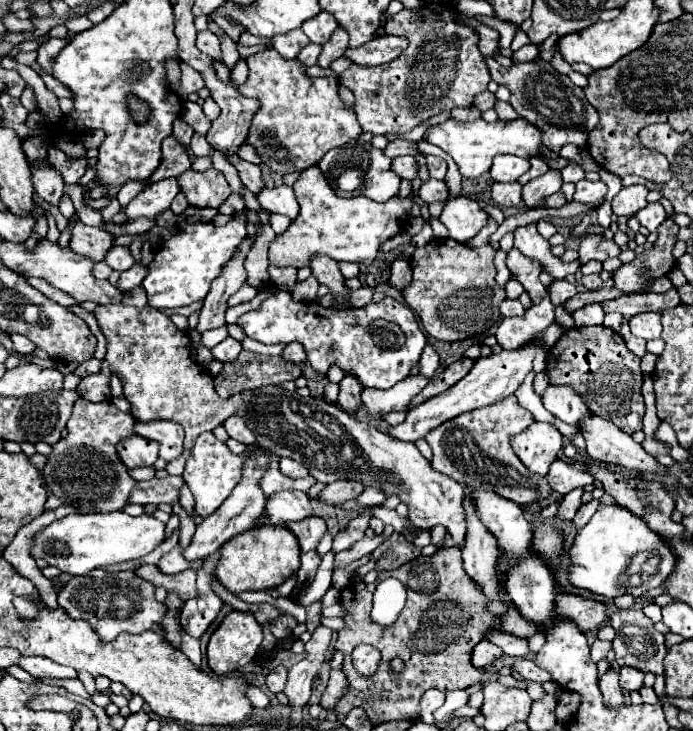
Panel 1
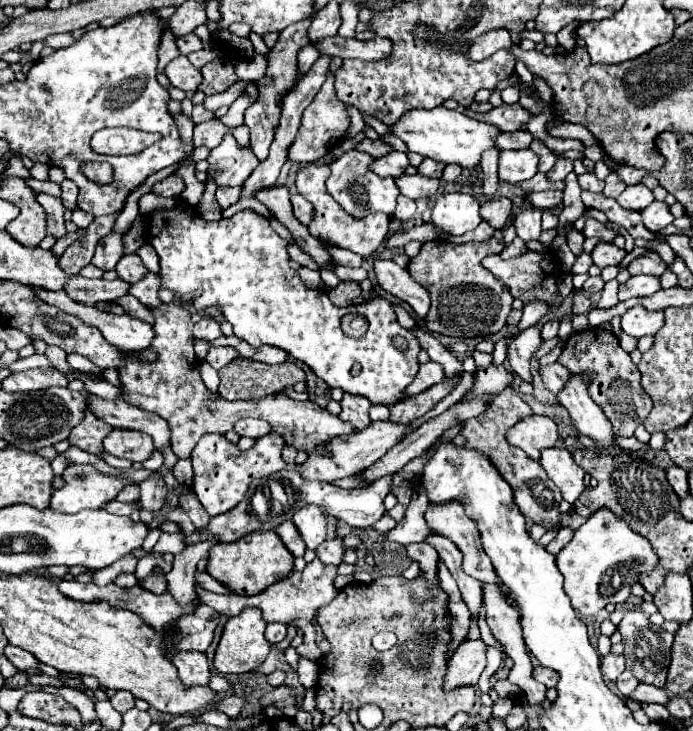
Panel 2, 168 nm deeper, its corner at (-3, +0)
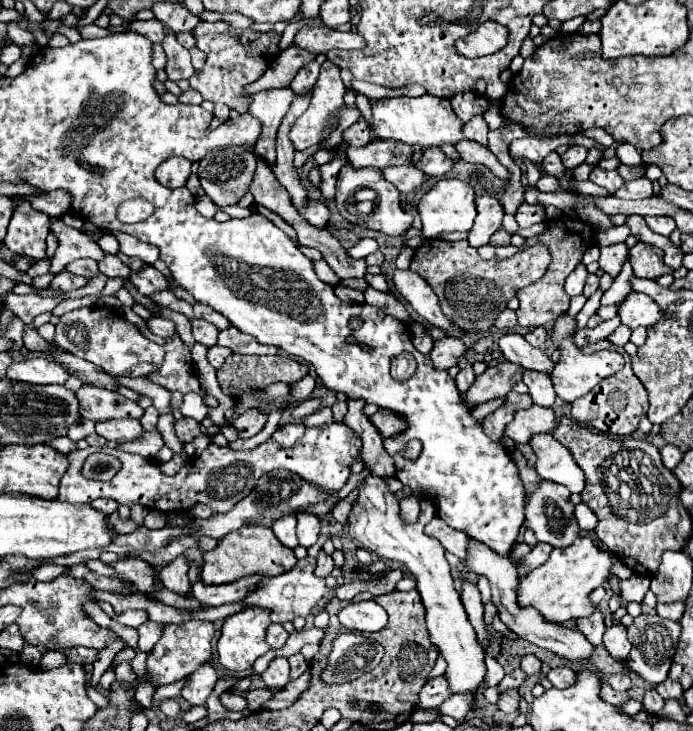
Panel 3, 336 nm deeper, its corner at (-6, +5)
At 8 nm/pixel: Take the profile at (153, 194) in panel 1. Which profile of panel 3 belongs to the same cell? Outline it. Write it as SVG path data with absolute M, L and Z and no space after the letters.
M167 158L155 172L157 180L167 188L183 188L191 176L191 162L185 158Z

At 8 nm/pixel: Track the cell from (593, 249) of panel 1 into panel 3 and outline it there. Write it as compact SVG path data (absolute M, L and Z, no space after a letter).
M621 242L621 244L613 244L613 246L607 246L607 248L601 248L601 256L599 256L599 266L611 274L613 278L621 272L621 266L627 258L629 250L627 246Z

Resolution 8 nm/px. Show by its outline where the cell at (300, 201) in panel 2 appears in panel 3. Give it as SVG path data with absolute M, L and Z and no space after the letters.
M309 200L307 206L299 210L299 214L301 214L309 224L313 224L313 226L317 226L317 228L323 228L325 224L329 224L329 218L331 218L331 216L329 216L329 208L327 208L323 202L319 202L319 200Z

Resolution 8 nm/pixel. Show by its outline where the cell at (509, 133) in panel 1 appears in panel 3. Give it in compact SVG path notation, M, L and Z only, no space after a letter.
M431 94L409 98L389 98L389 100L377 100L373 102L373 122L371 122L373 134L381 140L399 140L409 146L421 146L425 148L441 148L443 144L457 144L465 140L463 134L463 120L453 112L447 98L437 98Z

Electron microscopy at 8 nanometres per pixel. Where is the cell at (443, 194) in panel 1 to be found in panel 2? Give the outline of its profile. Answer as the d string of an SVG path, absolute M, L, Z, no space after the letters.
M416 173L416 175L402 175L402 177L396 177L394 181L396 181L400 193L410 197L410 199L414 199L414 201L432 197L438 191L438 185L440 185L438 179L422 177L420 173Z

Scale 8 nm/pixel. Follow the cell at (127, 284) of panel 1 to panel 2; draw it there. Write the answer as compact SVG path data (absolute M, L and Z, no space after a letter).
M74 275L66 283L68 297L82 305L94 305L98 301L116 301L118 297L126 295L126 291L128 283L122 283L122 279L106 281L106 279L86 279L82 275Z

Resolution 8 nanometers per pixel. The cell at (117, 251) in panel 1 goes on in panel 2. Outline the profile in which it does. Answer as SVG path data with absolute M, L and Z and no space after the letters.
M124 255L118 265L116 265L116 273L122 281L126 283L138 283L140 279L144 279L148 275L148 269L142 265L140 257L134 255Z

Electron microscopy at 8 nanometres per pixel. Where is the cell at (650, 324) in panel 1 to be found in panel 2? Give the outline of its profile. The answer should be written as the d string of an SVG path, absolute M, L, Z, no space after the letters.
M634 305L622 315L622 331L632 337L642 335L656 335L658 329L664 325L663 311L646 311L642 305Z

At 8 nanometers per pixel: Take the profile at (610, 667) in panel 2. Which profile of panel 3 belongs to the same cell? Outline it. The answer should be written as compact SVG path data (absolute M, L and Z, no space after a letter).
M613 624L603 634L603 646L609 652L609 656L617 662L625 662L631 652L631 642L627 640L627 632L623 624Z

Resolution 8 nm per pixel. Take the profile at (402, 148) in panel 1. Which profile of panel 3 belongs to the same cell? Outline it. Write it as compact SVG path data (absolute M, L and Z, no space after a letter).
M359 118L351 128L347 128L343 132L343 138L349 142L349 146L355 146L355 148L363 148L369 142L373 142L371 132L369 132L369 124L365 122L365 118Z

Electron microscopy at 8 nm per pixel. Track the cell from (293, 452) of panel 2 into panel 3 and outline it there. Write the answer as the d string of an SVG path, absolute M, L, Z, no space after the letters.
M301 422L285 424L275 430L273 440L277 440L281 448L291 448L291 446L295 446L295 442L299 442L303 438L303 434L305 434L305 426Z

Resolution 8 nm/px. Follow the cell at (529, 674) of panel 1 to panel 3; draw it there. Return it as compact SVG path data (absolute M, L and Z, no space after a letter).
M559 666L559 668L553 668L547 678L551 680L551 684L555 688L565 688L565 686L571 686L575 682L575 672L567 666Z

